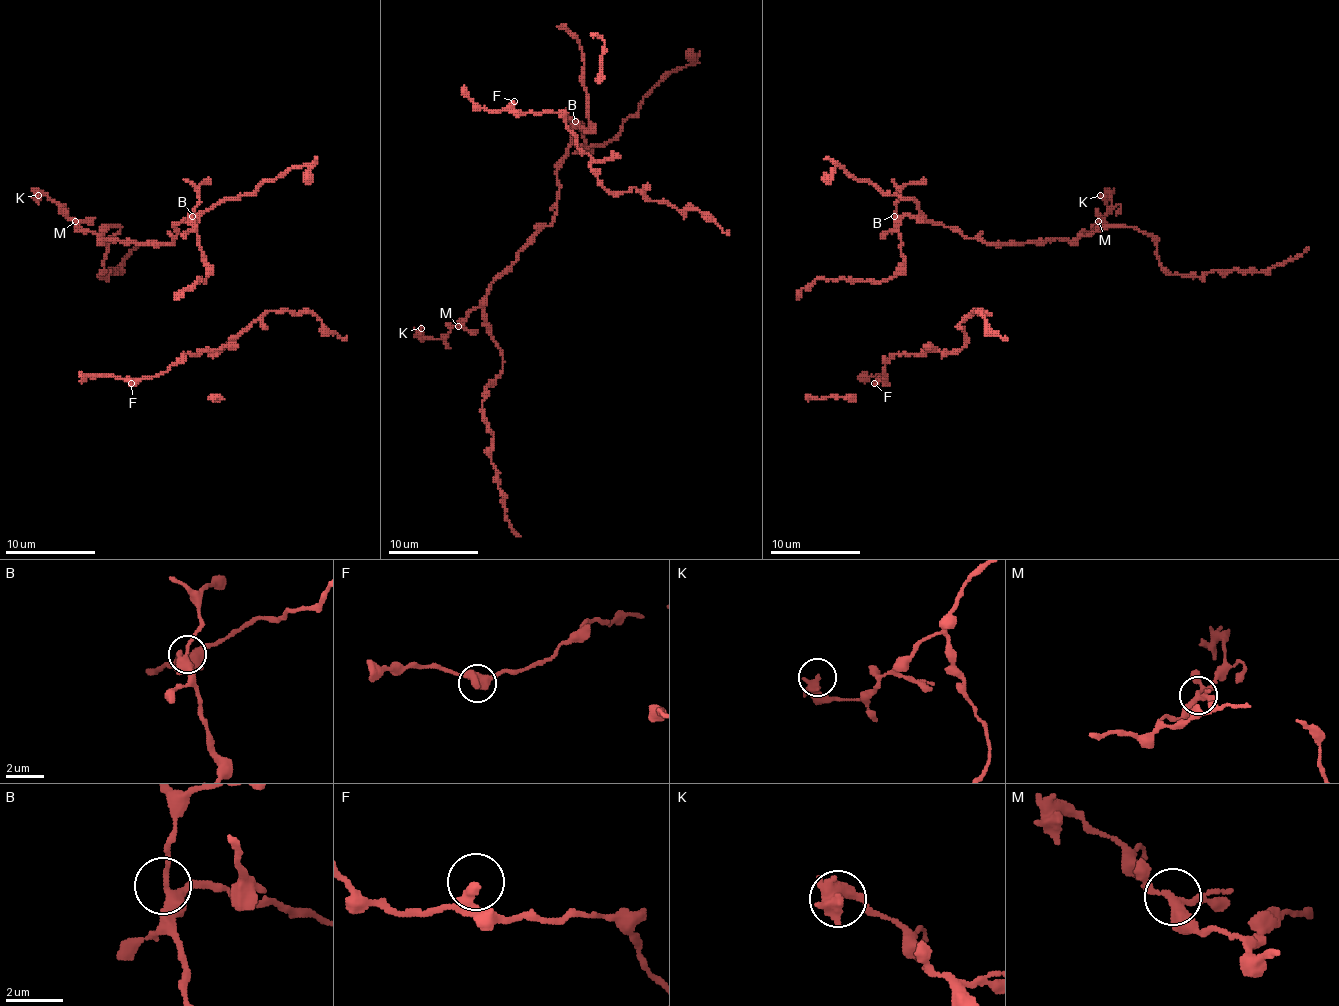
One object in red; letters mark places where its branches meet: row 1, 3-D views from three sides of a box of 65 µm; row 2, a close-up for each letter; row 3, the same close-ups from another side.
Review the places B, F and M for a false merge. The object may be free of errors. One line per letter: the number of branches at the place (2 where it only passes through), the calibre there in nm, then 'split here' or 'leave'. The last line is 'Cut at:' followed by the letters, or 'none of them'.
B: 4 | 280 nm | leave
F: 3 | 240 nm | leave
M: 4 | 280 nm | split here
Cut at: M

